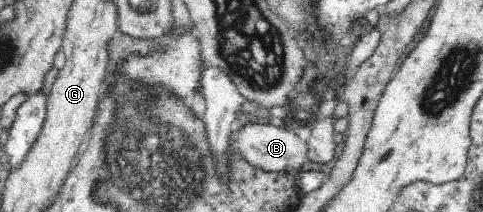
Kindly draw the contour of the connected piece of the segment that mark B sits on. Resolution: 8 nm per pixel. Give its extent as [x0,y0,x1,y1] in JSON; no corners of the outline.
[229,123,308,171]

